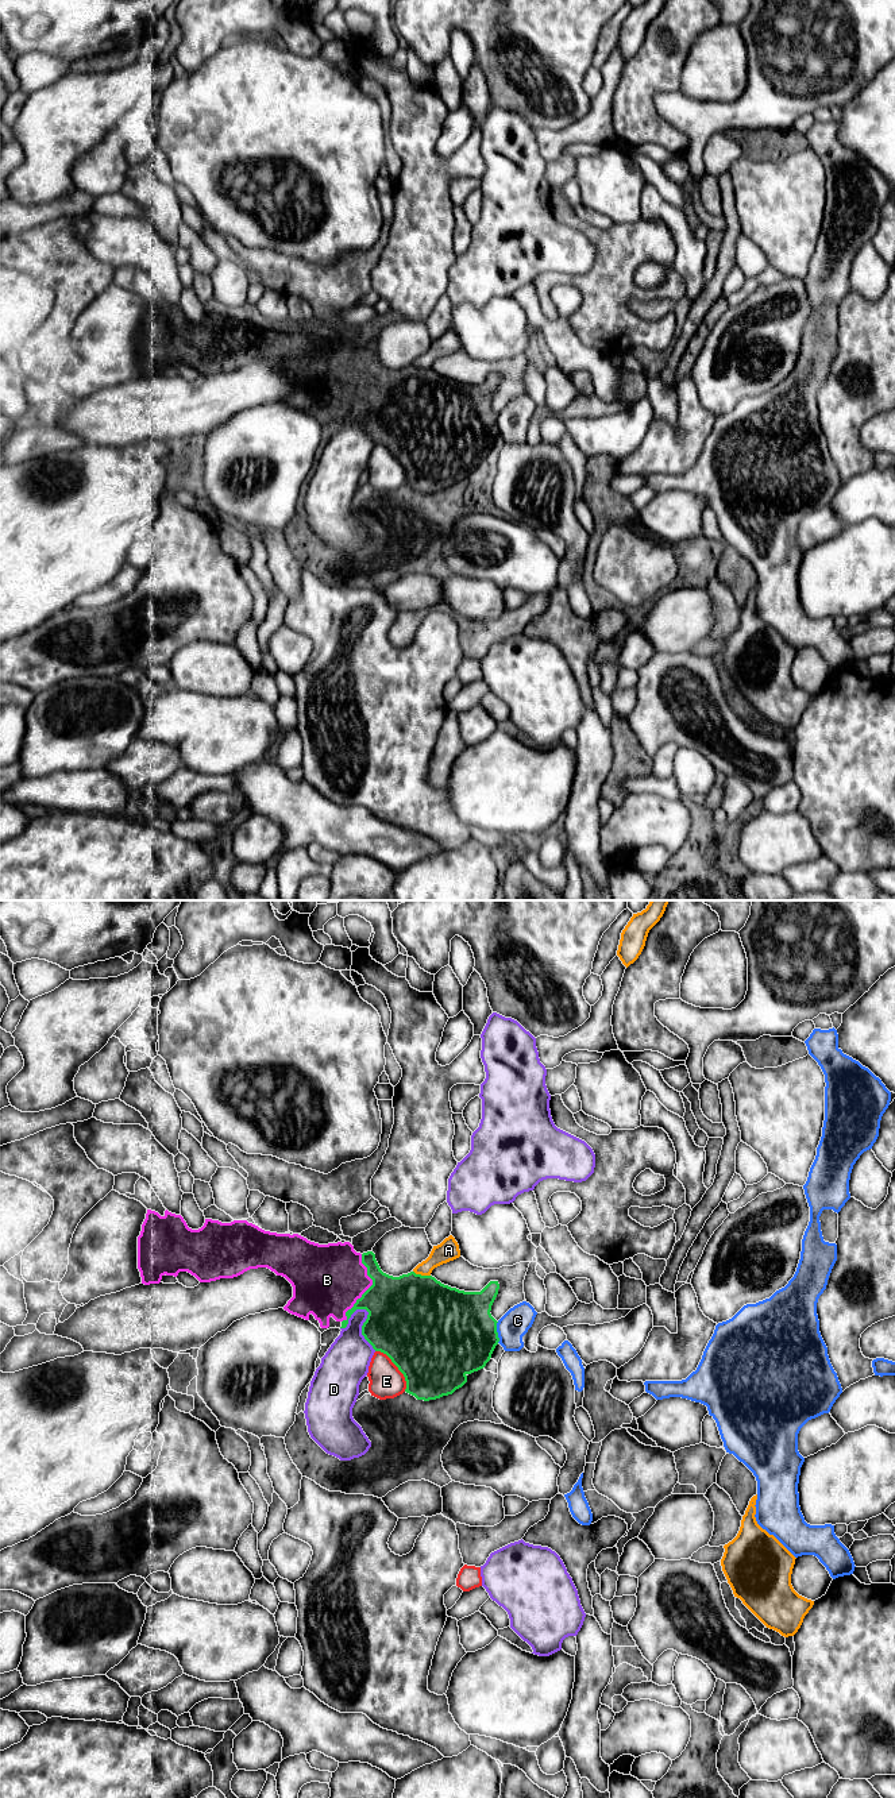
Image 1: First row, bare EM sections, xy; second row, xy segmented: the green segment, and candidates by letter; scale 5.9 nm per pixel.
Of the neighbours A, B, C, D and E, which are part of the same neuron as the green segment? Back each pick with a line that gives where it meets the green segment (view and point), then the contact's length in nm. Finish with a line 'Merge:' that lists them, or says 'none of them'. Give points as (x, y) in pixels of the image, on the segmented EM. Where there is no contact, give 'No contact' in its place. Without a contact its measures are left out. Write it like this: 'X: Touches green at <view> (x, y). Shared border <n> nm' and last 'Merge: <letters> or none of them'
B: Touches green at xy (369, 1288). Shared border 420 nm
Merge: B

